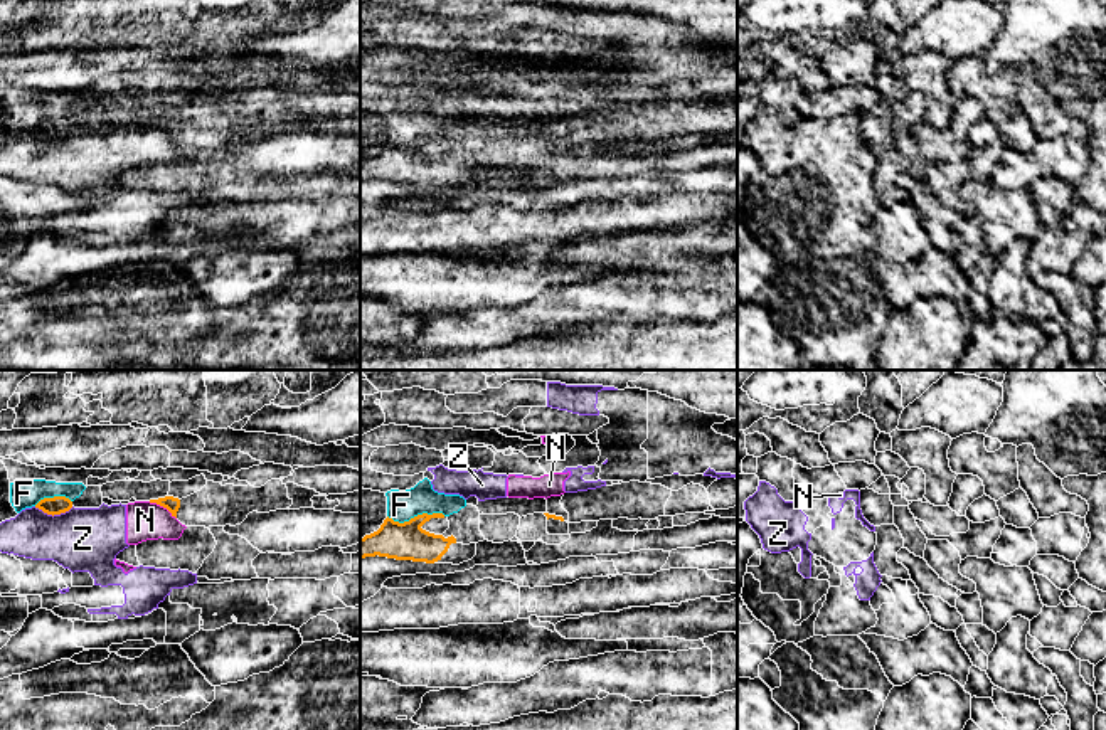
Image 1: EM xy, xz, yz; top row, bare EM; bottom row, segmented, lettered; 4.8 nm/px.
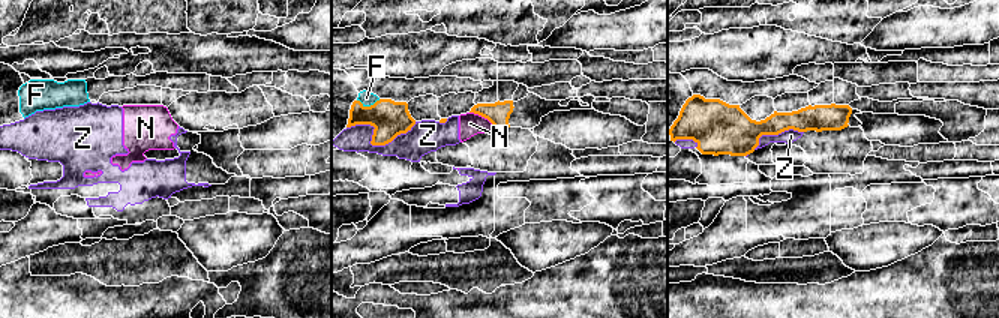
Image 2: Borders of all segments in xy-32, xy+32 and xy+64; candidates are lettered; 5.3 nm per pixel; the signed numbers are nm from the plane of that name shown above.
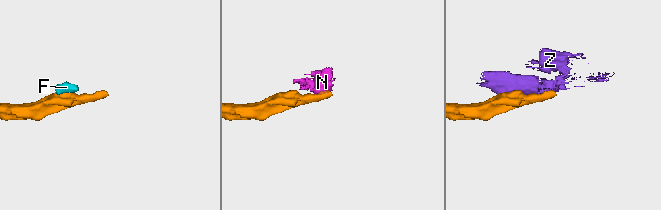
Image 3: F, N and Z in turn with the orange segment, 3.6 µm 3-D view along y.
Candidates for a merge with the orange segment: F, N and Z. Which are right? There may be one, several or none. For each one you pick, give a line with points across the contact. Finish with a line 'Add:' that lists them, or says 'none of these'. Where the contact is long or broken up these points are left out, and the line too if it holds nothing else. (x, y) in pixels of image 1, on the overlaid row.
Add: none of these

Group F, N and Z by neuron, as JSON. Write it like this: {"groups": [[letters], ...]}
{"groups": [["F"], ["N", "Z"]]}

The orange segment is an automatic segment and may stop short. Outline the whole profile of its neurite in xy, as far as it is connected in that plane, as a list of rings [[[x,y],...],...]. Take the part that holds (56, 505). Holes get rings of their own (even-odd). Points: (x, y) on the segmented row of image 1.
[[[66,496],[44,498],[35,505],[35,508],[54,516],[69,511],[72,508],[72,501]]]

